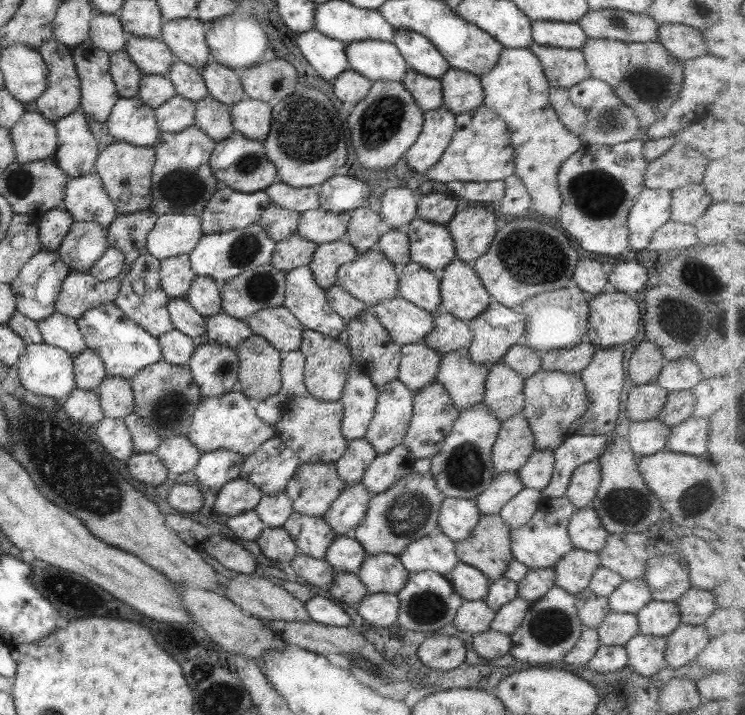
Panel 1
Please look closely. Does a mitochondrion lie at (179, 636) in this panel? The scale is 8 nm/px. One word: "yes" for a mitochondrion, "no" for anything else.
no

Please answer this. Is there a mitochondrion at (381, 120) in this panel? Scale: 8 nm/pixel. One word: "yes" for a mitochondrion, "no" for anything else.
yes

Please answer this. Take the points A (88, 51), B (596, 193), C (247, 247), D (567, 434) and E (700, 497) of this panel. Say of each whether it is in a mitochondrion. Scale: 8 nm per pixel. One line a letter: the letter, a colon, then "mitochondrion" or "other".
A: other
B: mitochondrion
C: mitochondrion
D: other
E: mitochondrion

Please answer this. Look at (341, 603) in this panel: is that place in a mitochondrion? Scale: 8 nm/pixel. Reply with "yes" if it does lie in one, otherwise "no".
no

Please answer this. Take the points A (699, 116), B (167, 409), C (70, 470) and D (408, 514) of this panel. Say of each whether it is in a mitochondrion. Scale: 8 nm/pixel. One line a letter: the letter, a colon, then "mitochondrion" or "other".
A: other
B: mitochondrion
C: mitochondrion
D: mitochondrion

